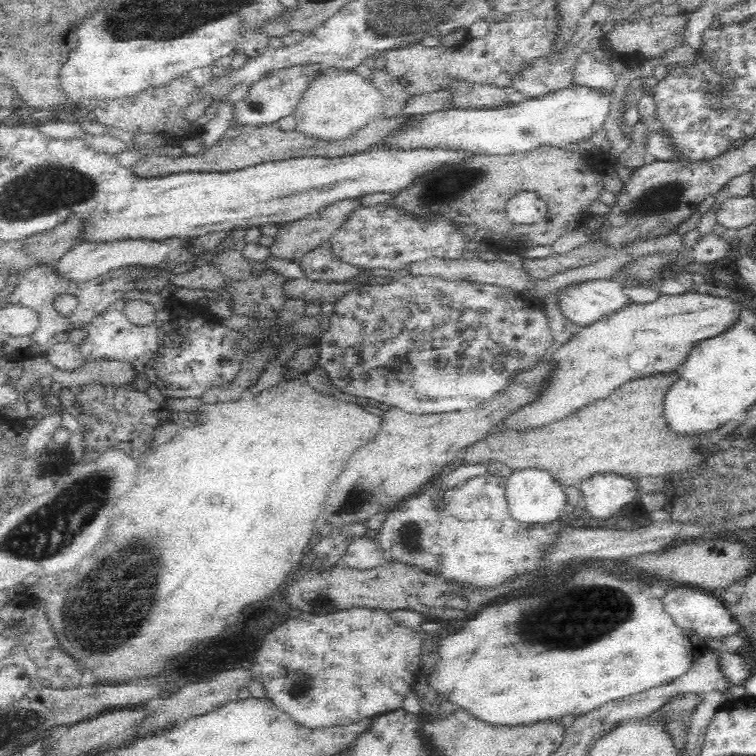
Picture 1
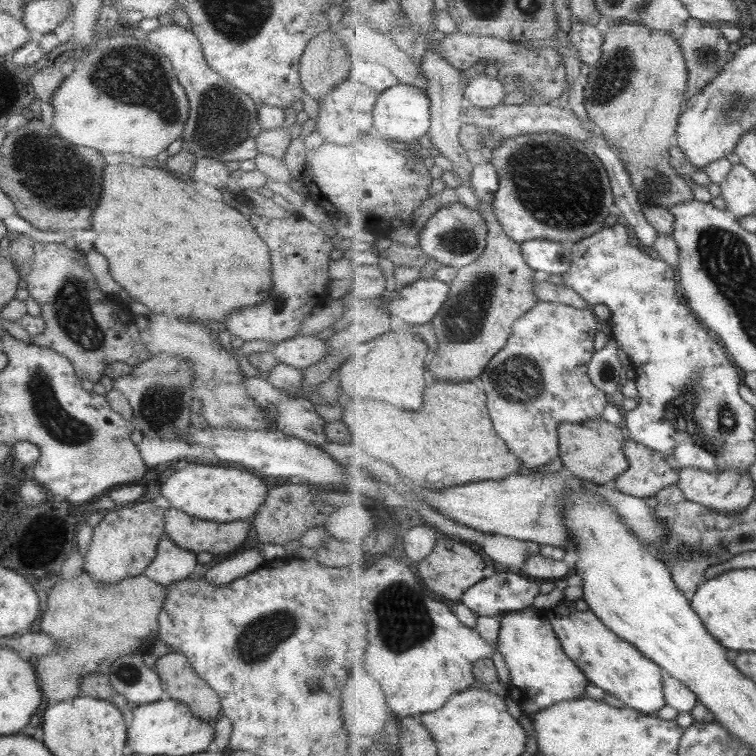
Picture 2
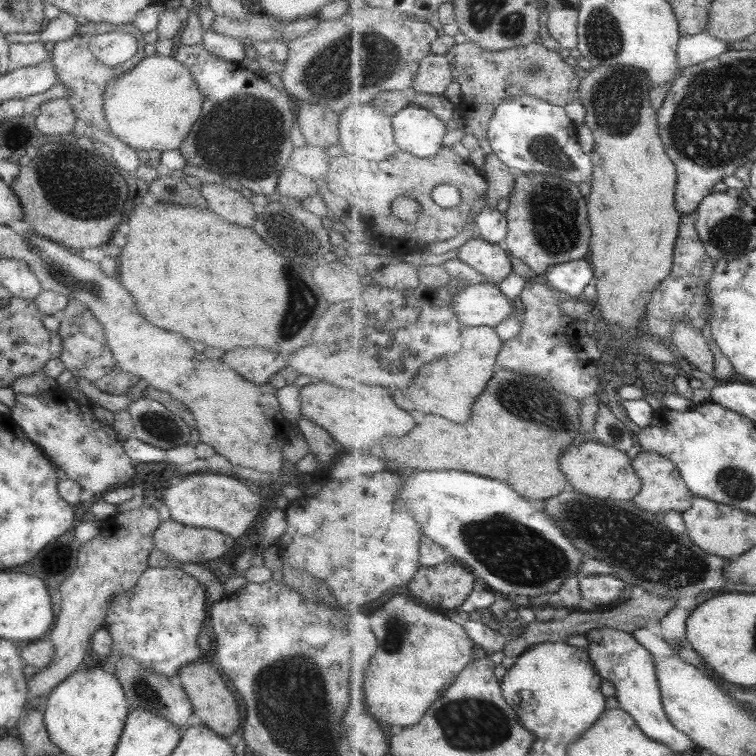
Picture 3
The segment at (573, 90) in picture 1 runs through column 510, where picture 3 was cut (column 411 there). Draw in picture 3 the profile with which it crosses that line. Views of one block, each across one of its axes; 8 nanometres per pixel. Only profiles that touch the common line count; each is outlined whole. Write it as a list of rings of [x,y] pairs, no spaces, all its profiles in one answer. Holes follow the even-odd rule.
[[[408,106],[396,115],[396,140],[402,150],[422,158],[436,156],[450,133],[447,122],[422,106]]]

